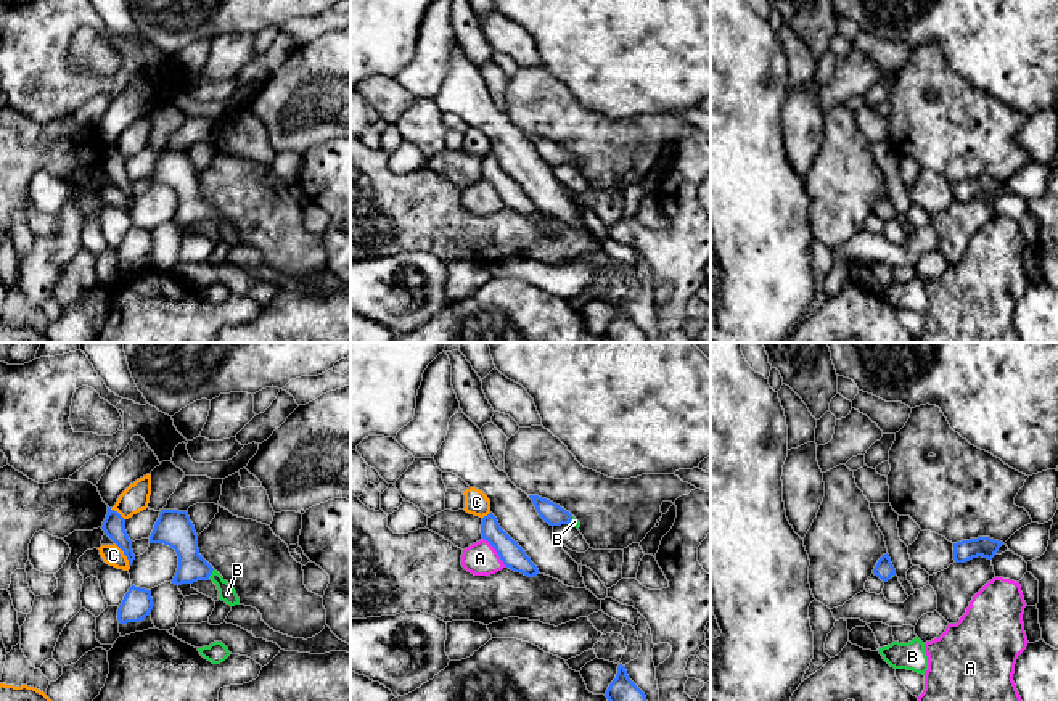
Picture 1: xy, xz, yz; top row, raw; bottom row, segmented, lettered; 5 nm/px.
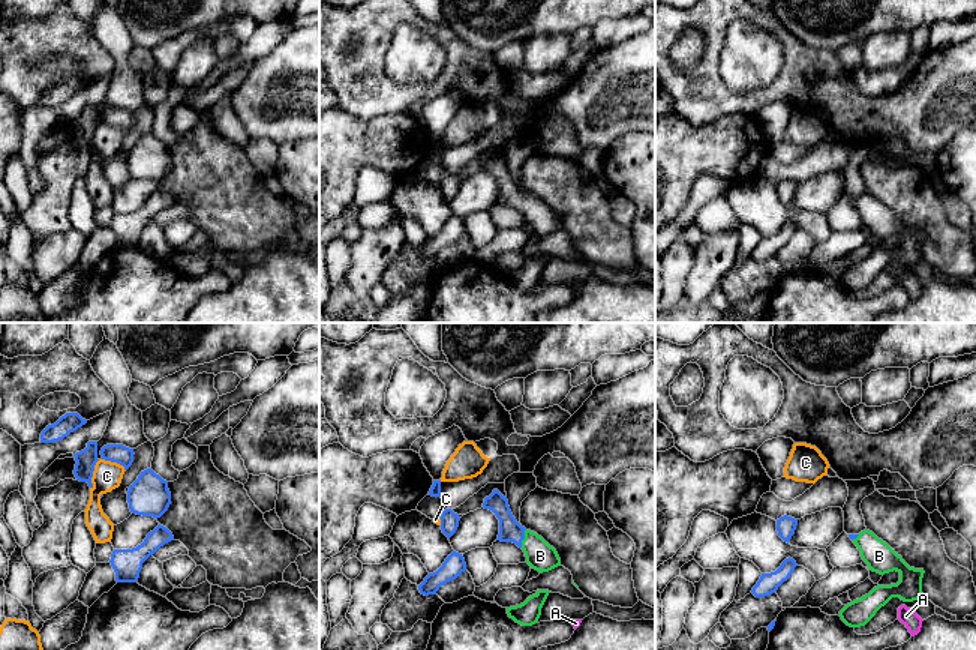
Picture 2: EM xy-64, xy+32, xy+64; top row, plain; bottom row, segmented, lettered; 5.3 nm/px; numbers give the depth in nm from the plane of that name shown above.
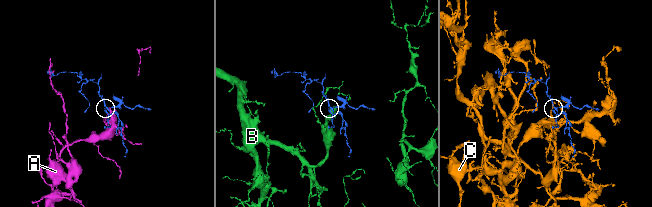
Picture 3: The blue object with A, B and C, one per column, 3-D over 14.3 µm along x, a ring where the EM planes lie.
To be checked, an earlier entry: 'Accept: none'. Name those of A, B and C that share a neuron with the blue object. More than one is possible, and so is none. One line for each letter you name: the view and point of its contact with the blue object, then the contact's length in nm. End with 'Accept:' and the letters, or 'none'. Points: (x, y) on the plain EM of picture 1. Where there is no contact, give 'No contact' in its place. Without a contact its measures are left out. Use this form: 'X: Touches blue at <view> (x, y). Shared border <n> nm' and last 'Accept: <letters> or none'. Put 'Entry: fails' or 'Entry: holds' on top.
Entry: fails
B: Touches blue at xy (211, 213). Shared border 60 nm
Accept: B

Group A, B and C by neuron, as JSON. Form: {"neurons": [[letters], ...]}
{"neurons": [["A"], ["B"], ["C"]]}

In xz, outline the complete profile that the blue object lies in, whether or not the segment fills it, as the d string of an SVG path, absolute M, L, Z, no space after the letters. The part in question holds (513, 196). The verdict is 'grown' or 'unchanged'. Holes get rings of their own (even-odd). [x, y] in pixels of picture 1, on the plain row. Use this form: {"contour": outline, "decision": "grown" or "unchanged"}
{"contour": "M489 153L481 164L482 178L487 180L506 207L521 212L527 217L539 214L537 206L531 201L526 191L515 182L498 164L497 158Z", "decision": "unchanged"}

